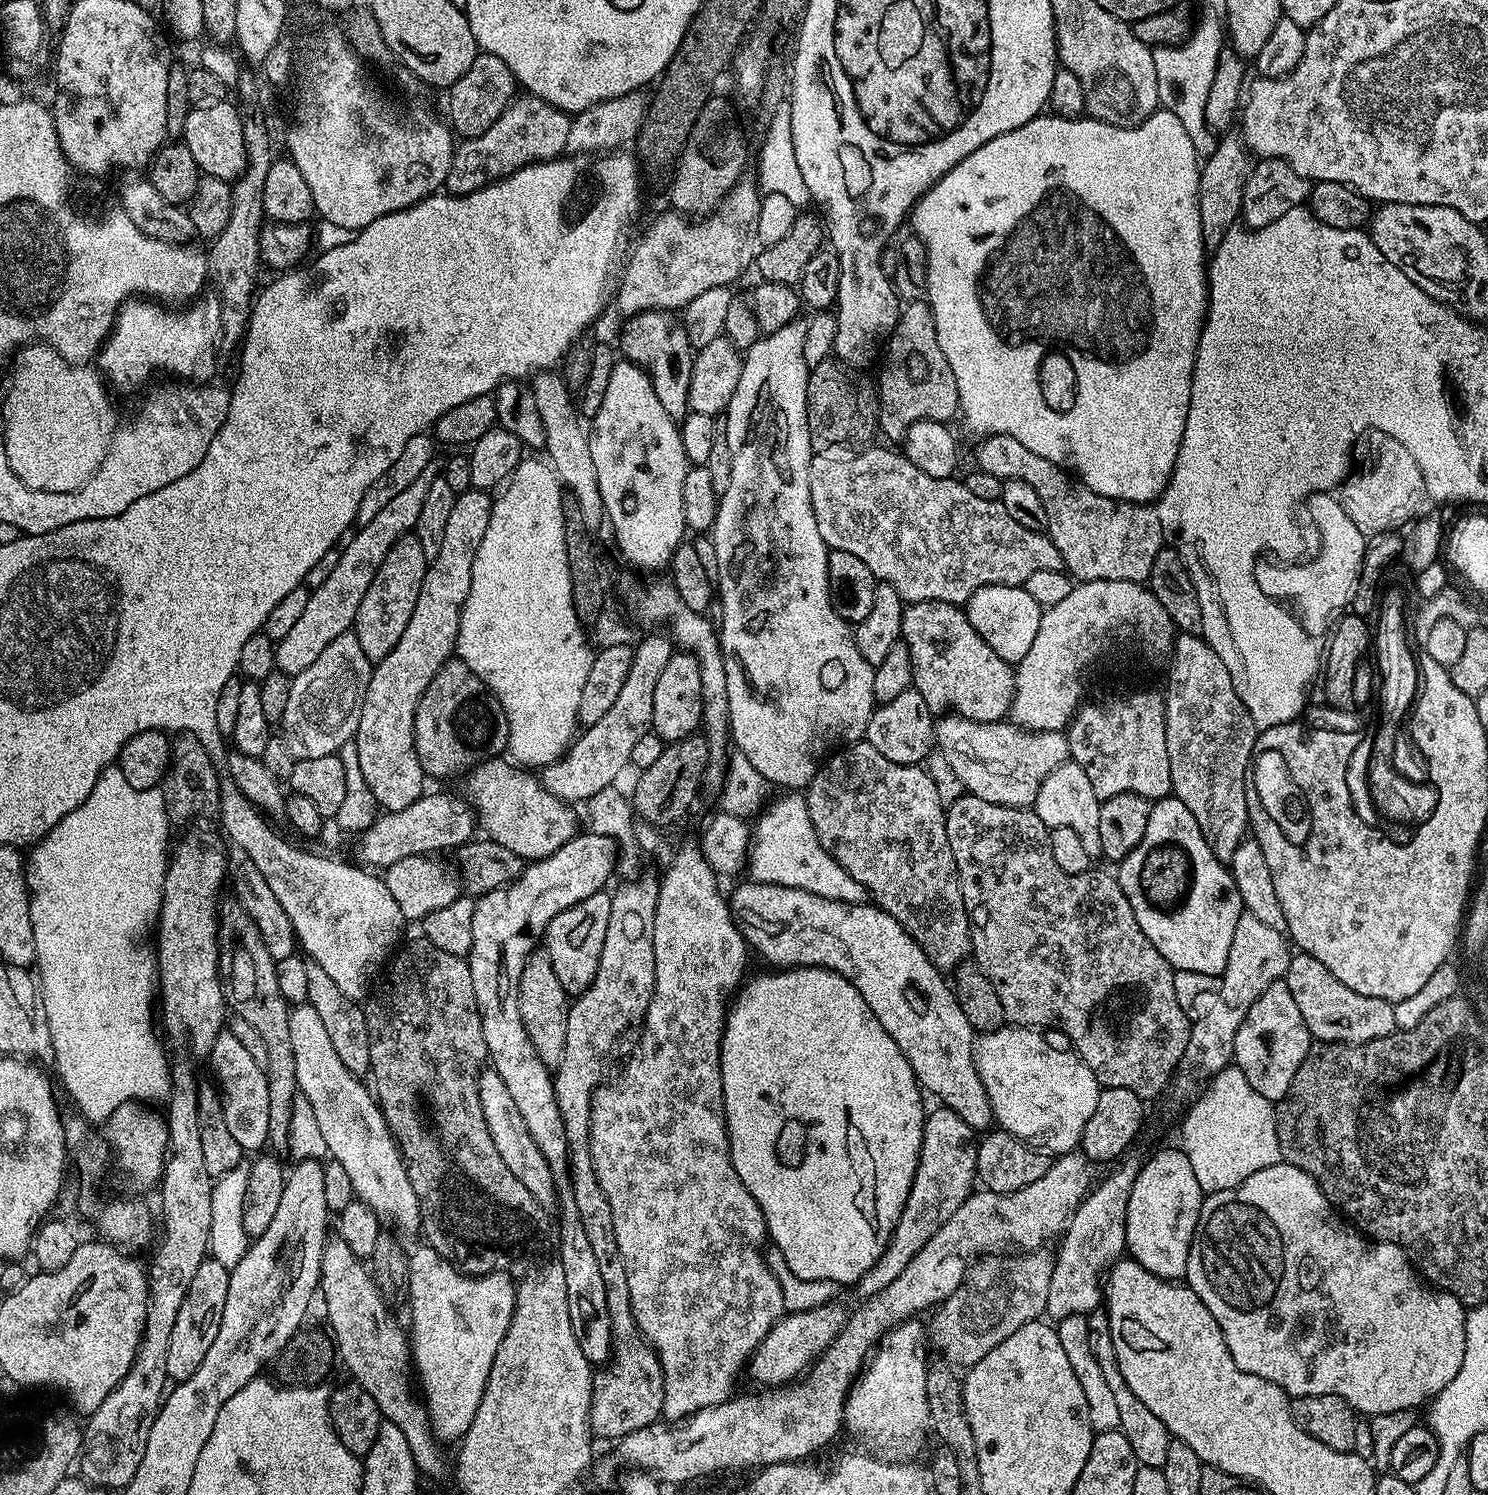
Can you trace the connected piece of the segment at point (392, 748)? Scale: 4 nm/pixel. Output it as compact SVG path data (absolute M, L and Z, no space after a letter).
M471 487L457 495L446 522L446 535L442 537L438 558L430 561L418 602L414 602L410 626L406 626L402 638L398 638L398 646L372 669L354 743L358 766L368 789L377 805L389 812L401 812L425 795L426 777L414 746L414 714L432 679L447 660L453 659L462 606L466 594L470 594L474 558L478 546L482 546L482 538L486 538L493 503L493 497L483 488Z

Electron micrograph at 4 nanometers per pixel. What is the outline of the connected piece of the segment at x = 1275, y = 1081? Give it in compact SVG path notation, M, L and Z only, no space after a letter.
M1283 979L1275 980L1250 1006L1242 1026L1238 1026L1238 1034L1234 1038L1235 1067L1246 1074L1246 1082L1262 1094L1262 1098L1279 1102L1288 1093L1294 1074L1298 1074L1298 1066L1302 1066L1302 1058L1306 1058L1308 1047L1314 1043L1314 1037L1308 1031L1306 1022L1302 1022L1302 1013L1294 1002L1294 994L1290 994Z

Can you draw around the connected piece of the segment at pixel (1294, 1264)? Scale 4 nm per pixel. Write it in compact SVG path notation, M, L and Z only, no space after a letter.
M1281 1162L1266 1166L1266 1170L1250 1174L1250 1178L1246 1178L1246 1182L1236 1188L1205 1195L1184 1276L1187 1287L1192 1288L1194 1294L1202 1298L1206 1310L1214 1314L1214 1322L1218 1322L1238 1370L1274 1382L1292 1398L1310 1394L1338 1394L1338 1398L1346 1398L1346 1402L1350 1402L1357 1413L1364 1415L1365 1412L1368 1418L1392 1411L1416 1410L1419 1404L1427 1405L1432 1397L1454 1382L1454 1374L1458 1374L1462 1367L1462 1354L1466 1354L1468 1313L1464 1303L1454 1298L1454 1294L1441 1292L1427 1283L1397 1244L1377 1242L1357 1231L1332 1207L1316 1179L1306 1174L1306 1170L1298 1170L1298 1166L1293 1164Z

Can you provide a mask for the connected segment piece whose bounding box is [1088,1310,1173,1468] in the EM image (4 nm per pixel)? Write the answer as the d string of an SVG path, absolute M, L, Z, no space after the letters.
M1097 1310L1091 1313L1088 1316L1088 1325L1090 1326L1090 1350L1094 1350L1094 1358L1098 1358L1098 1367L1102 1369L1102 1374L1110 1385L1110 1391L1114 1394L1114 1403L1118 1405L1120 1419L1118 1431L1124 1435L1126 1442L1130 1442L1137 1465L1146 1468L1163 1468L1173 1437L1166 1425L1155 1414L1150 1414L1150 1410L1146 1410L1144 1403L1138 1402L1134 1390L1126 1386L1126 1378L1122 1378L1122 1370L1118 1370L1118 1358L1110 1334L1107 1311Z

